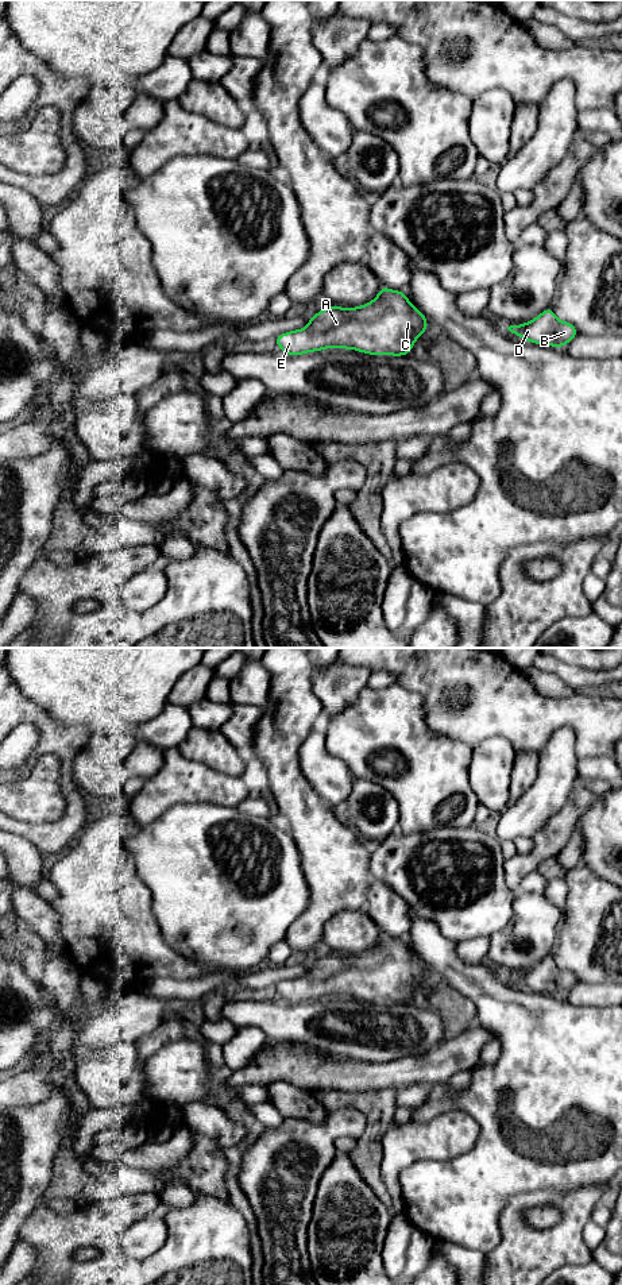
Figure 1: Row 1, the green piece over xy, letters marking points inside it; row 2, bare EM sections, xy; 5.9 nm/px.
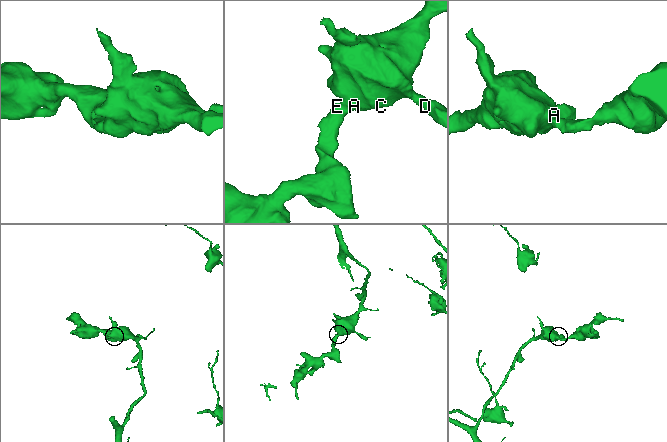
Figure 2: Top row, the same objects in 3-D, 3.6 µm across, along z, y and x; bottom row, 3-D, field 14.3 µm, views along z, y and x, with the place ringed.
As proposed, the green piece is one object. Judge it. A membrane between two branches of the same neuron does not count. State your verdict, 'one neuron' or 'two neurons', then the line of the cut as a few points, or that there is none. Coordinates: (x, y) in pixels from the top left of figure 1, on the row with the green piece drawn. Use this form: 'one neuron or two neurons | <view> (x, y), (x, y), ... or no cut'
one neuron | no cut

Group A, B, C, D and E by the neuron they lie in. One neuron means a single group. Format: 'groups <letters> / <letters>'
groups A B C D E

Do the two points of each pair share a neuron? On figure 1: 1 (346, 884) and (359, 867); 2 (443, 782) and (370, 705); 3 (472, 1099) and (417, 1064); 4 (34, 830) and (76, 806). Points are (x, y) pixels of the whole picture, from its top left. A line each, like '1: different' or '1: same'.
1: same
2: same
3: different
4: same

